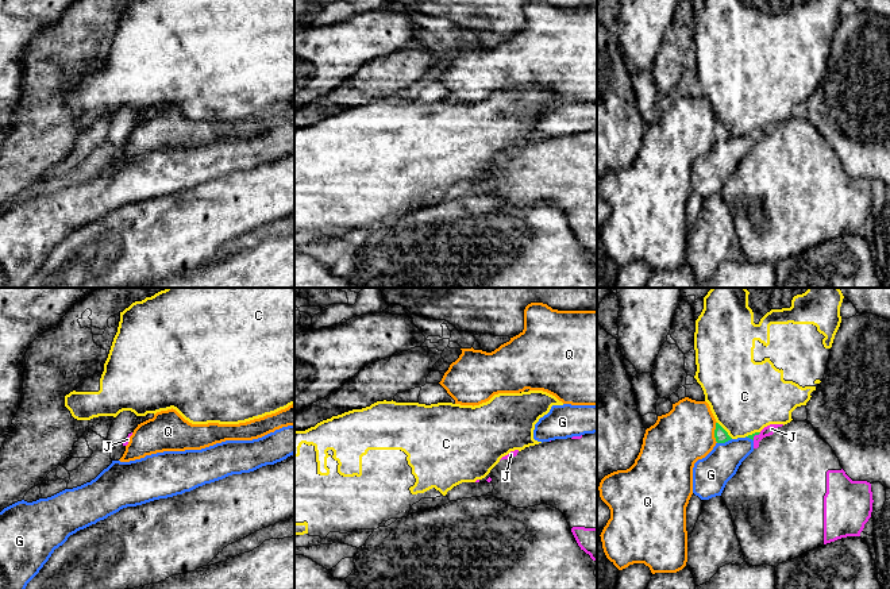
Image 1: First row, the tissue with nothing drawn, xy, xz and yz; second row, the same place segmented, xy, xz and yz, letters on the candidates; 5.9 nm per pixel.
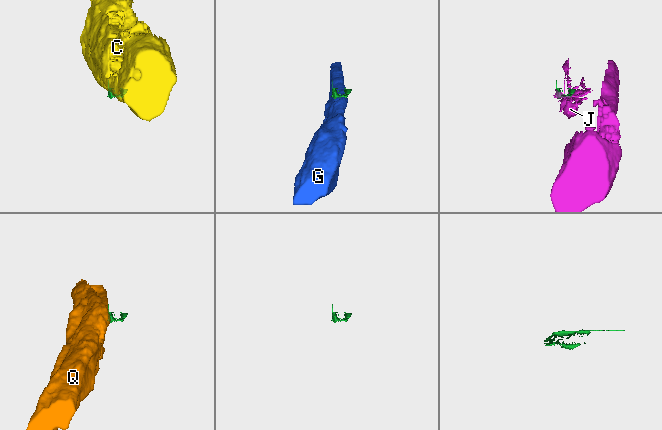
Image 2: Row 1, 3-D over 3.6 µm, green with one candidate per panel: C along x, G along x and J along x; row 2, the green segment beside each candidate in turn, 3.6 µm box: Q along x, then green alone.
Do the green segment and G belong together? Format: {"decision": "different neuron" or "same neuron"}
{"decision": "same neuron"}

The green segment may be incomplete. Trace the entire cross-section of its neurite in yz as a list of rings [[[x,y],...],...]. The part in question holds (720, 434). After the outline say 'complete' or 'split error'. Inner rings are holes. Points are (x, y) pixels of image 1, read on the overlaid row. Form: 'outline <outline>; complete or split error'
outline [[[716,423],[716,446],[693,467],[693,493],[701,500],[721,496],[727,482],[736,474],[741,462],[754,451],[755,432],[745,438],[732,439],[728,432]]]; split error

